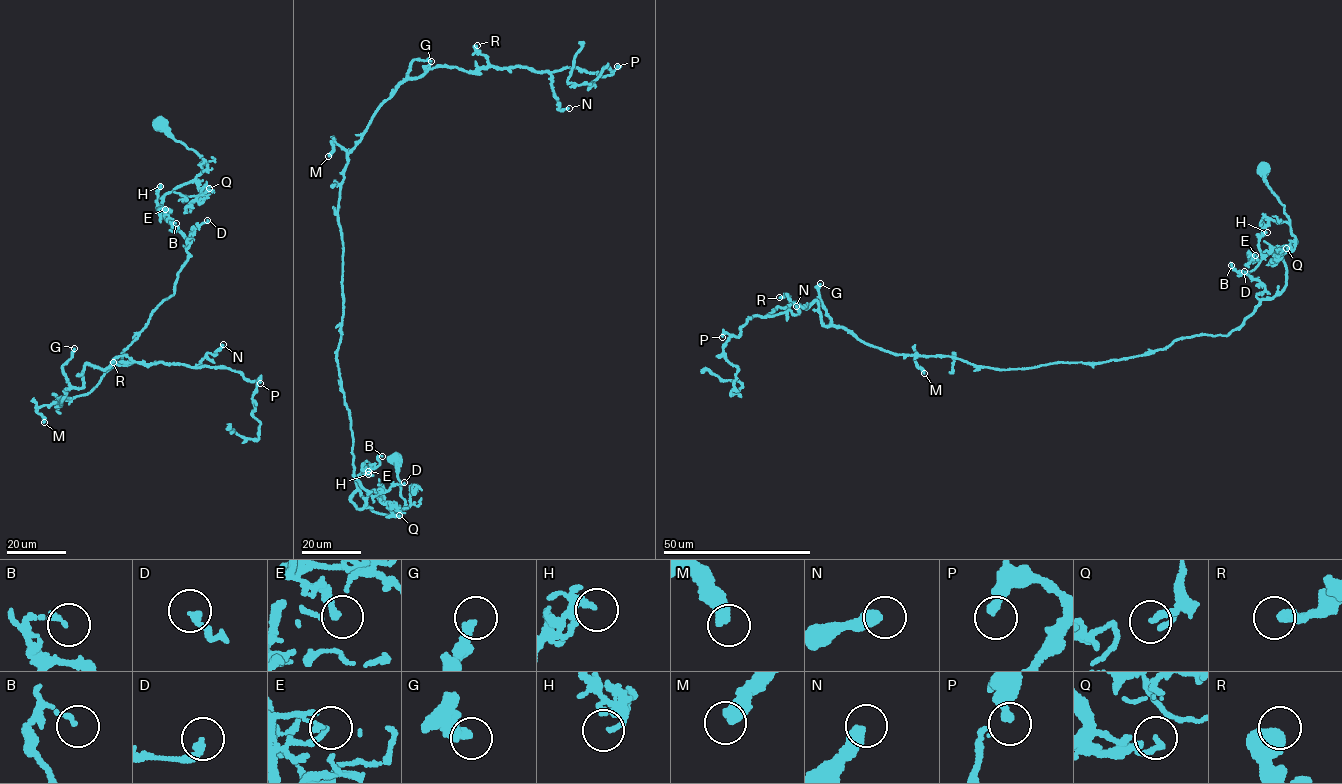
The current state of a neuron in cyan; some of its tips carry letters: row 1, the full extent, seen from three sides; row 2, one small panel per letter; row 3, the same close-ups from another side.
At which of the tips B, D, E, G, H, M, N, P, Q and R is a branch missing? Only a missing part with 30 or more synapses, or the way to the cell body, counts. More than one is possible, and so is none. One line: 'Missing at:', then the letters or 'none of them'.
Missing at: N

